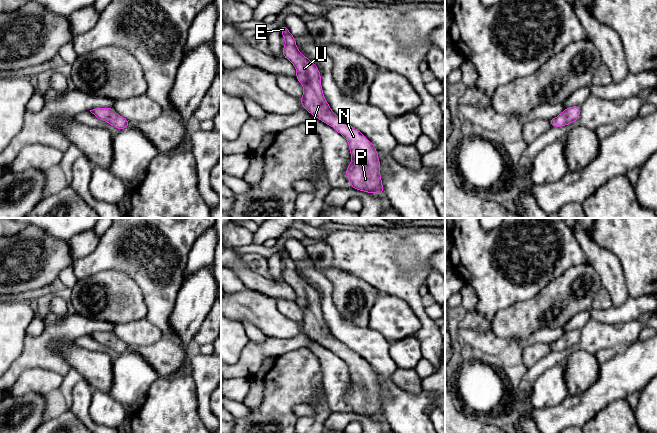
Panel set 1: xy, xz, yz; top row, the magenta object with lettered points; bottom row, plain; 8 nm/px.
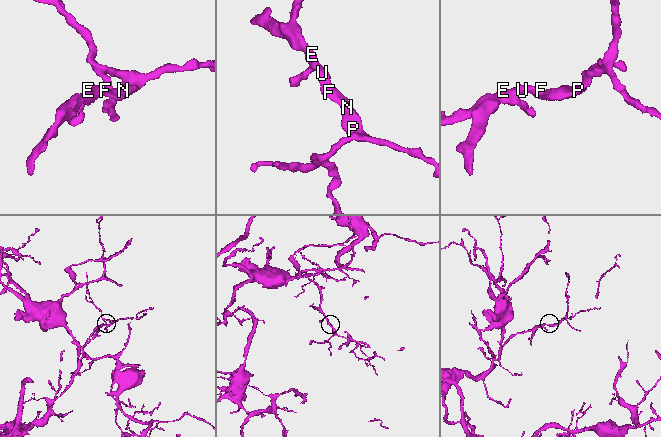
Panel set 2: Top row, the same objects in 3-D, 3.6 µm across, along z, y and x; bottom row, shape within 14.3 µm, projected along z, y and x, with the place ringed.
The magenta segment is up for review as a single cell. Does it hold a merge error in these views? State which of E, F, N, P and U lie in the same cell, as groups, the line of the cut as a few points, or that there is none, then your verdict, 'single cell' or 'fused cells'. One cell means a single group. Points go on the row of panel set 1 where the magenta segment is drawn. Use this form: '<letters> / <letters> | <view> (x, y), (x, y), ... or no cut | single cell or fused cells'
E F N P U | no cut | single cell

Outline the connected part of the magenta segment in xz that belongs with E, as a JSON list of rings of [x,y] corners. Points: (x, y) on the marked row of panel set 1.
[[[282,25],[279,28],[285,39],[282,55],[294,65],[297,71],[295,78],[303,86],[301,105],[314,117],[332,126],[348,141],[351,163],[346,169],[346,178],[351,187],[383,196],[380,161],[375,146],[359,130],[332,111],[323,95],[318,67],[300,53],[288,27]]]

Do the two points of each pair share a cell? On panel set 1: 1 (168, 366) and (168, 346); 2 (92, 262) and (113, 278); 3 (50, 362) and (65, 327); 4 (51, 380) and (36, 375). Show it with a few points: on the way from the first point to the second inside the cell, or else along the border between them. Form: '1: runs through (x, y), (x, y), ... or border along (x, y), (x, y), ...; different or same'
1: runs through (168, 361), (168, 351); same
2: border along (126, 273), (120, 270), (101, 270), (81, 279); different
3: runs through (44, 352), (44, 342), (55, 331); same
4: runs through (47, 380), (40, 379); same

